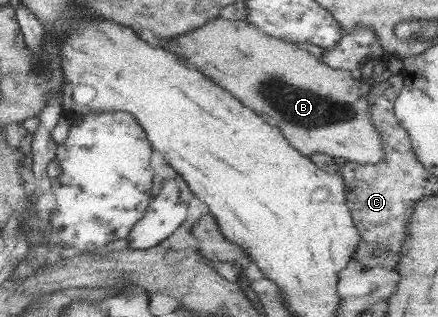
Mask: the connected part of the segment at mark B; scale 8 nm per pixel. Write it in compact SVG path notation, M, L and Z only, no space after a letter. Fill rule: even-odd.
M241 16L233 20L214 18L199 29L181 34L179 38L156 39L149 30L139 36L153 46L160 47L165 44L183 47L183 60L187 67L196 68L261 117L261 120L277 127L283 138L302 155L308 157L314 152L320 152L330 157L343 158L347 163L367 165L382 161L380 136L372 125L367 108L366 94L369 84L355 80L346 70L329 68L305 48L279 38L265 36L249 21L241 19Z

